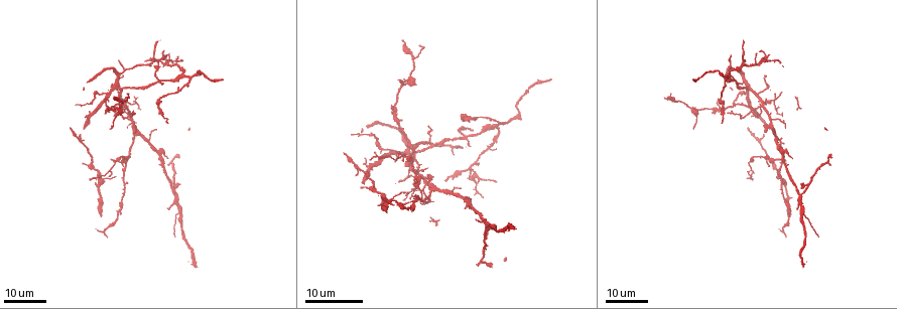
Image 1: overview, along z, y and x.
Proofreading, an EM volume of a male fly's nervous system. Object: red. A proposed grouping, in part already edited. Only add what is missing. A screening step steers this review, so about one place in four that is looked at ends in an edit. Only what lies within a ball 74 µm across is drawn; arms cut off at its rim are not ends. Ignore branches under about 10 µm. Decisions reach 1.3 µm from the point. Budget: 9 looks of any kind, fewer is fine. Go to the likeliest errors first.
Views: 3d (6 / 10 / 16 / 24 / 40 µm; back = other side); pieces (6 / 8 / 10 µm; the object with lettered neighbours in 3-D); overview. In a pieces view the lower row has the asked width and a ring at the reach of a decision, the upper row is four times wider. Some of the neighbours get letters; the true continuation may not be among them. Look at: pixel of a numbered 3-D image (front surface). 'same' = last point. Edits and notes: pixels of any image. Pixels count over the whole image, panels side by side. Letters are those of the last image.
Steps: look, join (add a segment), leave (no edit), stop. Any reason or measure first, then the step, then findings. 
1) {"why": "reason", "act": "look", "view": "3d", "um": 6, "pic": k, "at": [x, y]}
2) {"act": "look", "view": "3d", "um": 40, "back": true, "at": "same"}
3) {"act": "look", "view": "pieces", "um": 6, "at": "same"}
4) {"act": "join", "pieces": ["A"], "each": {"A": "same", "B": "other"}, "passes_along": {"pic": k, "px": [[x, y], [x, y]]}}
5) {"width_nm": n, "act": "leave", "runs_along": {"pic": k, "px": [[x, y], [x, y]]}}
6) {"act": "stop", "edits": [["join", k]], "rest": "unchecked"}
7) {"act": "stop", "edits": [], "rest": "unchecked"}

{"why": "free end", "act": "look", "view": "3d", "um": 24, "pic": 1, "at": [550, 78]}

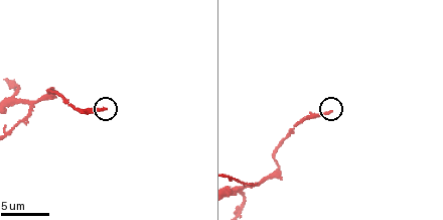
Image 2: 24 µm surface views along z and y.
{"act": "look", "view": "pieces", "um": 6, "pic": 2, "at": [330, 111]}

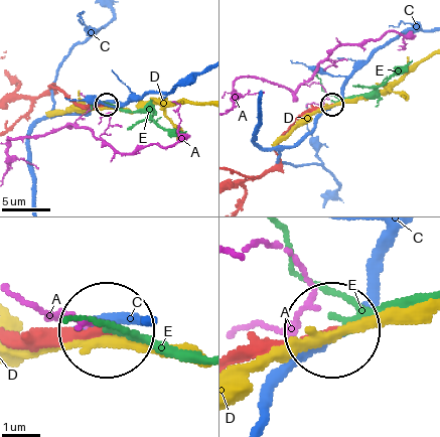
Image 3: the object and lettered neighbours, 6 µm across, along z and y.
{"width_nm": 230, "act": "join", "pieces": ["E"], "each": {"A": "other", "C": "other", "D": "other", "E": "same"}, "found": "the cell continues"}

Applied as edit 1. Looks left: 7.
{"act": "look", "view": "overview"}

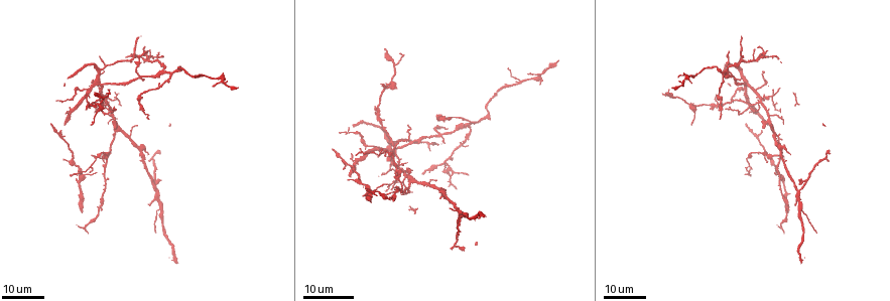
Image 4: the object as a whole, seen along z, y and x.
{"why": "free end", "act": "look", "view": "3d", "um": 16, "pic": 4, "at": [160, 181]}

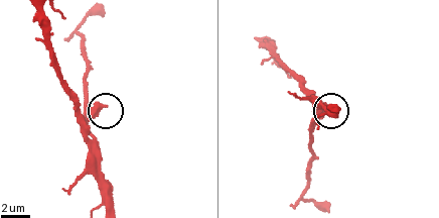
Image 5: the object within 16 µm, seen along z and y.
{"act": "look", "view": "pieces", "um": 10, "pic": 5, "at": [106, 105]}

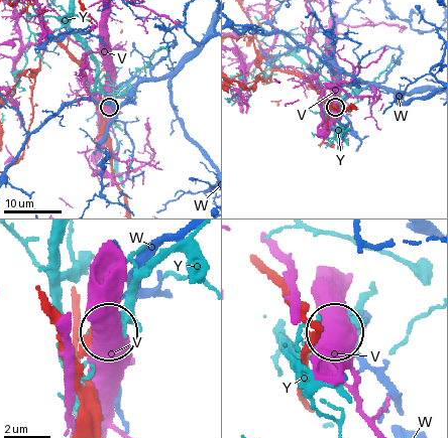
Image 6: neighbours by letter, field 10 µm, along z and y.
{"act": "leave", "each": {"V": "other", "W": "other", "Y": "other"}, "found": "none of them fits"}

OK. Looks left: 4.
{"why": "an open end", "act": "look", "view": "3d", "um": 24, "pic": 4, "at": [144, 53]}

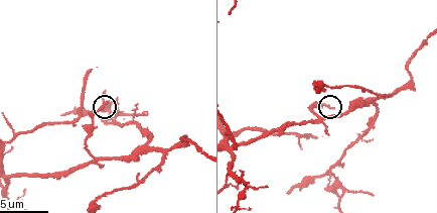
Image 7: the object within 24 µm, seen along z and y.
{"act": "look", "view": "pieces", "um": 8, "pic": 7, "at": [330, 108]}

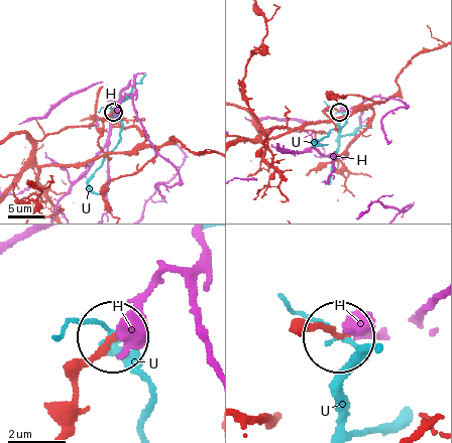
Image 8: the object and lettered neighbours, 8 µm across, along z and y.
{"width_nm": 160, "act": "leave", "each": {"H": "other", "U": "other"}, "runs_along": {"pic": 8, "px": [[61, 432], [78, 375], [109, 341]]}, "found": "none of them fits"}

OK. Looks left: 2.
{"why": "thin end", "act": "look", "view": "pieces", "um": 8, "pic": 7, "at": [328, 133]}

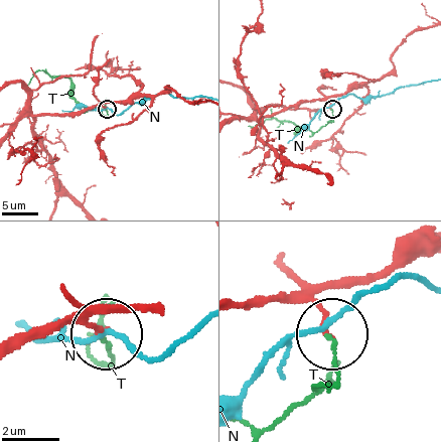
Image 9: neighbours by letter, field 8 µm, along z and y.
{"act": "join", "pieces": ["T"], "each": {"N": "other", "T": "same"}, "passes_along": {"pic": 9, "px": [[41, 339], [82, 325], [111, 351], [97, 358], [90, 346]]}, "found": "the cell continues"}

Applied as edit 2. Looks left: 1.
{"act": "stop", "edits": [["join", 3], ["join", 9]], "rest": "unchecked"}

